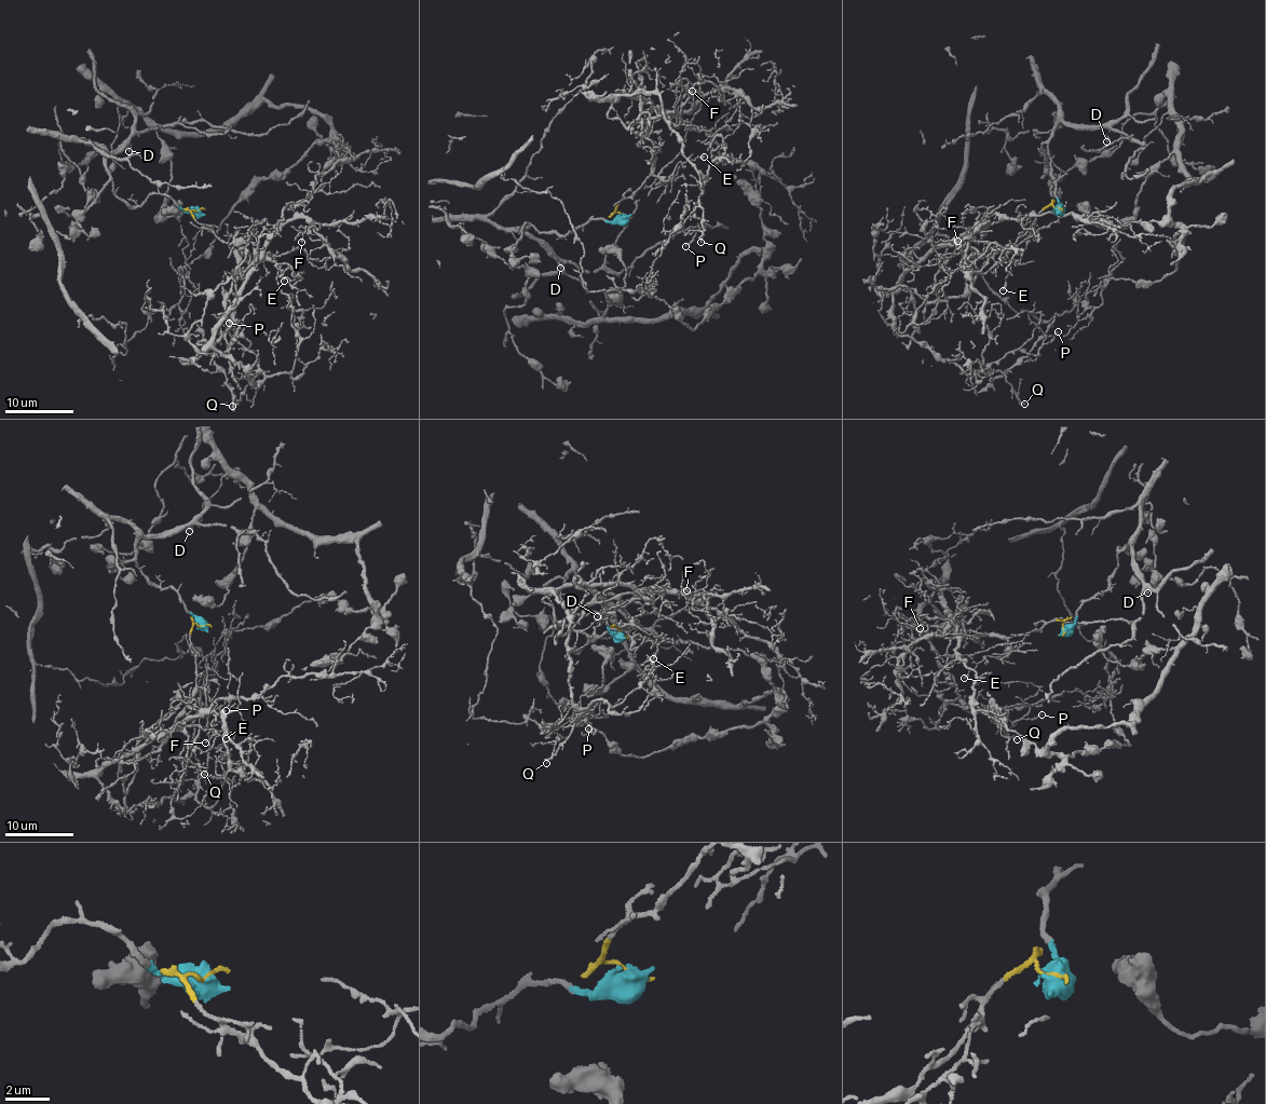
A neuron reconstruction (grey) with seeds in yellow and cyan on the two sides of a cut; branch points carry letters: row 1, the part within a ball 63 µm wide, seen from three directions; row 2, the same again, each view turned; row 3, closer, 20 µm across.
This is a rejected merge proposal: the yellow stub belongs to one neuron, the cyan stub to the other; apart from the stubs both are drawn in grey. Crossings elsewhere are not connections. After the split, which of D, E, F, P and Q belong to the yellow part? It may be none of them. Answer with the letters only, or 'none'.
E, F, P, Q

